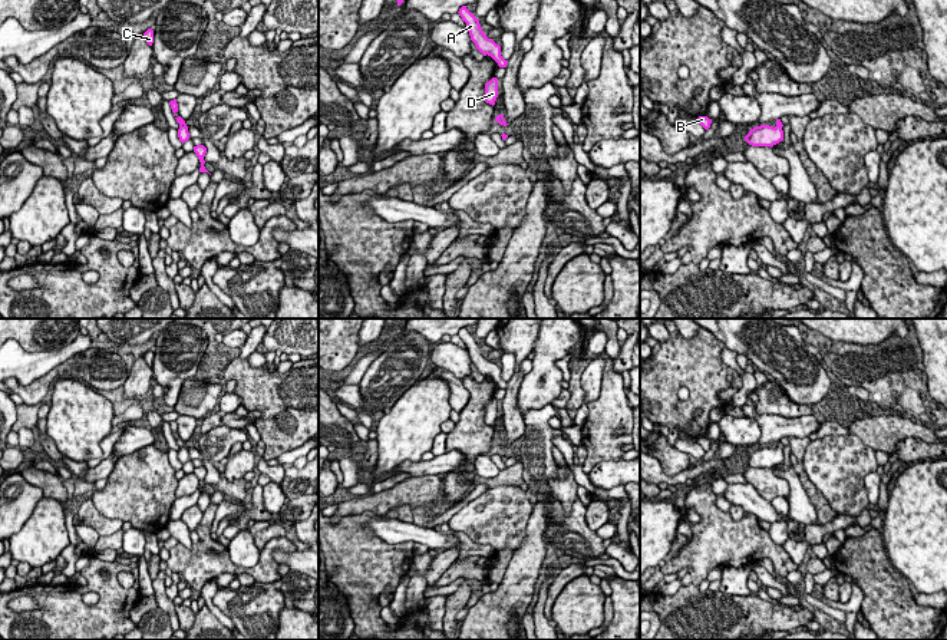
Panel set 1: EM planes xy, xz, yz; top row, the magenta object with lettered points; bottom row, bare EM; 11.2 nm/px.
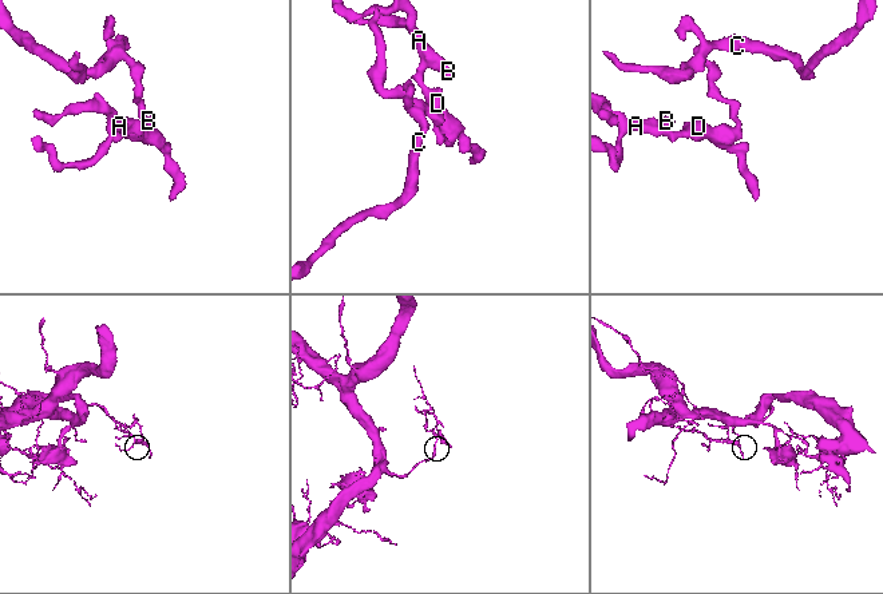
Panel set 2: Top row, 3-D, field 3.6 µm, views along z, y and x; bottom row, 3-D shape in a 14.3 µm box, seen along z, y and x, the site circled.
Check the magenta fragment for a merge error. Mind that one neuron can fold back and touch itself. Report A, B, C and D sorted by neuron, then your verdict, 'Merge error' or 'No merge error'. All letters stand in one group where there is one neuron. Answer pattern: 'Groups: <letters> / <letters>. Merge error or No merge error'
Groups: A B D / C. Merge error

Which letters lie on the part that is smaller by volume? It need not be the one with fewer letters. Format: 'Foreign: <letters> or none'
Foreign: A, B, D

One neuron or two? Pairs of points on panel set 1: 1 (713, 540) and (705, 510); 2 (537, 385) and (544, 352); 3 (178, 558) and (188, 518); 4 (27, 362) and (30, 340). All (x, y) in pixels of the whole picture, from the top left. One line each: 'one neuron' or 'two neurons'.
1: one neuron
2: one neuron
3: two neurons
4: two neurons

